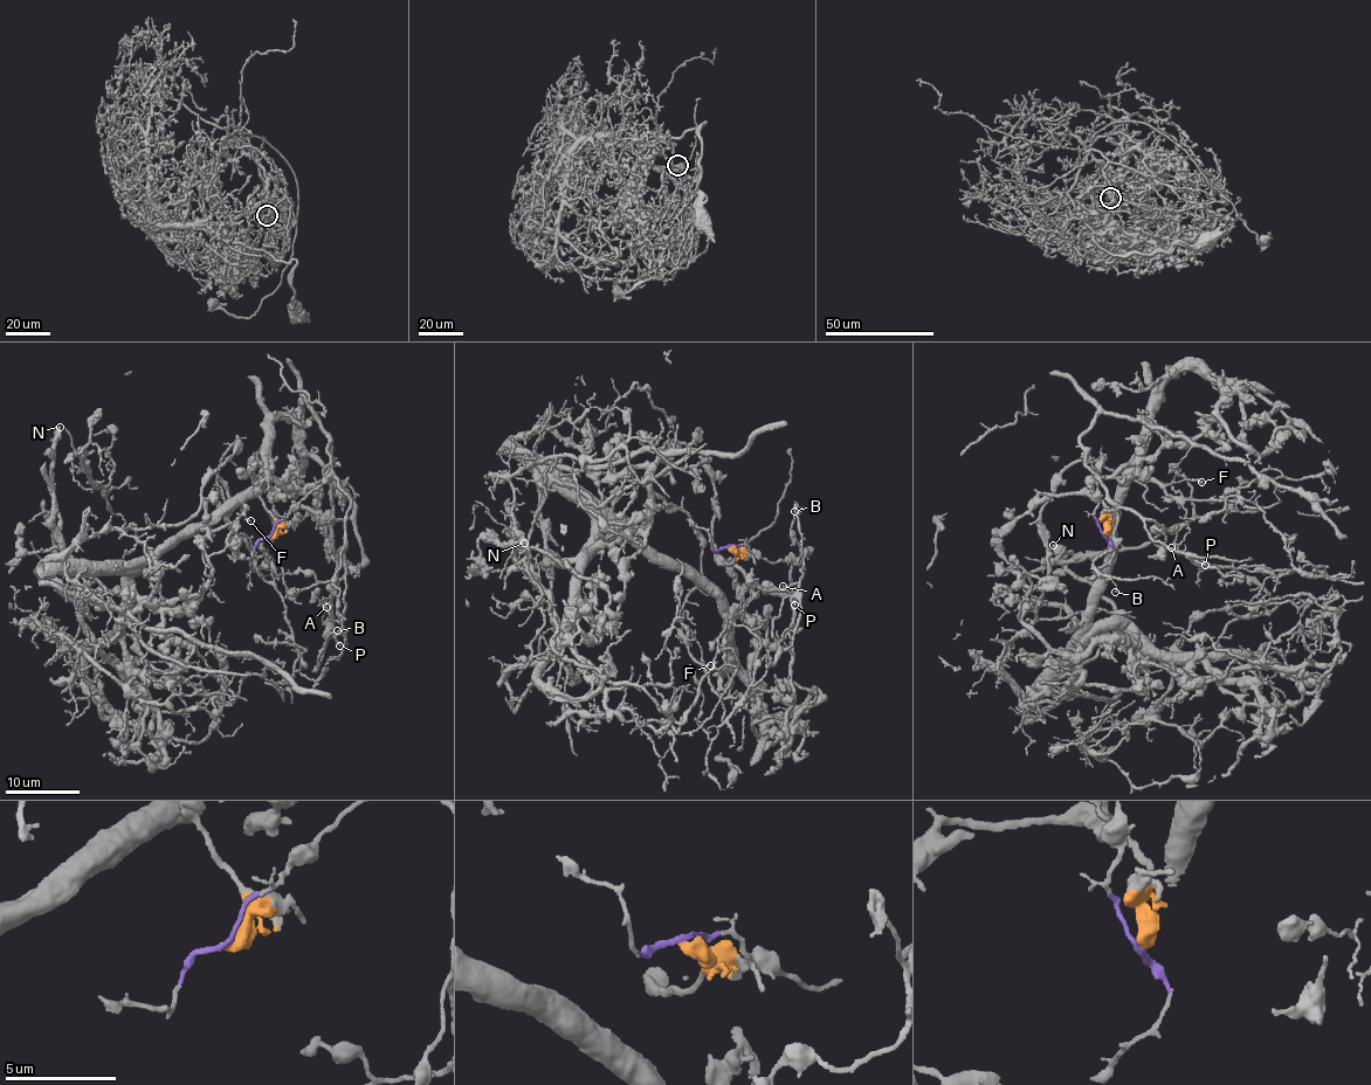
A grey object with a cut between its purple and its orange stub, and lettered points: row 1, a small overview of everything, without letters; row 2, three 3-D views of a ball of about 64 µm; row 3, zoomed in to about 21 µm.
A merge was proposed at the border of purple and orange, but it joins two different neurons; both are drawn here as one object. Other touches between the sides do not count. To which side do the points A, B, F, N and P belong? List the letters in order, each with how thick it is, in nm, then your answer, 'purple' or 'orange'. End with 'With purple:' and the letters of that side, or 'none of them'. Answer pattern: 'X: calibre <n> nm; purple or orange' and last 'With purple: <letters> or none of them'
A: calibre 120 nm; purple
B: calibre 90 nm; purple
F: calibre 160 nm; orange
N: calibre 480 nm; orange
P: calibre 200 nm; purple
With purple: A, B, P

